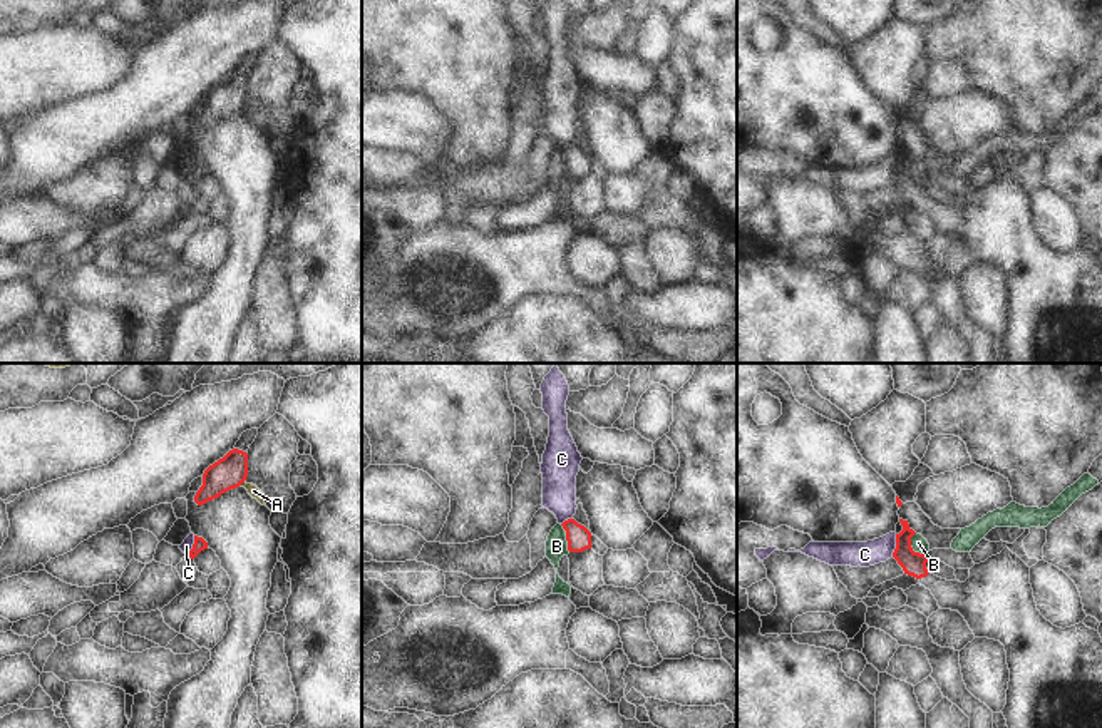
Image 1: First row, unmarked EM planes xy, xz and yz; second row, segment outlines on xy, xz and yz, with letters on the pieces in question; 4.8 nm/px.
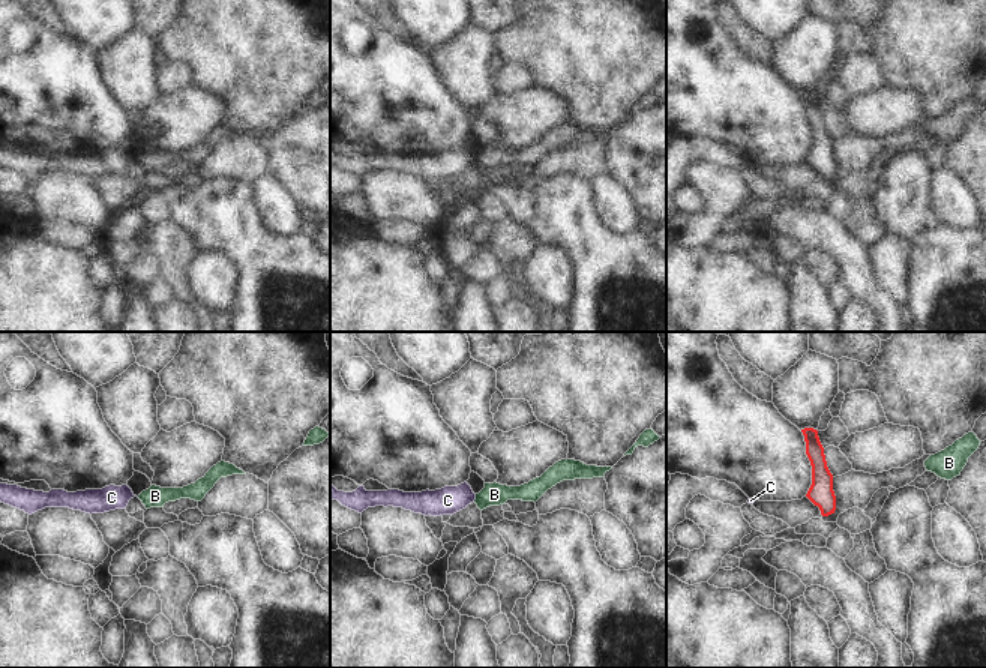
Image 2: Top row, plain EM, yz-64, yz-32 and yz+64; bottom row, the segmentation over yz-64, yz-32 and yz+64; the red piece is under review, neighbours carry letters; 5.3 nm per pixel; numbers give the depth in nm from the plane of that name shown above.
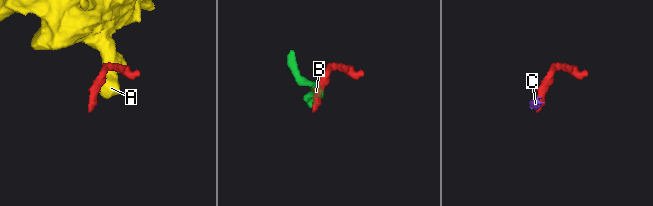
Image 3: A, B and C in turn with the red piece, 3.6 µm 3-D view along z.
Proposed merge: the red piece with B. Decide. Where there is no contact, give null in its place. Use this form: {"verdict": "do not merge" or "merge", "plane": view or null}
{"verdict": "do not merge", "plane": "yz"}

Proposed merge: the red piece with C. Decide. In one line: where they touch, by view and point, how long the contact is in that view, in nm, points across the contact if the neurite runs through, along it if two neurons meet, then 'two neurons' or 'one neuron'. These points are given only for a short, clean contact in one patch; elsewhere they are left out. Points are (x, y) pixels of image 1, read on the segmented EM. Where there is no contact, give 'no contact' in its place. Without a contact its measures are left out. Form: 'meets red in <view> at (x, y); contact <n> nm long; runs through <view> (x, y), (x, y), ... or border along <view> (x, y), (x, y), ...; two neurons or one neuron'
meets red in yz at (896, 546); contact 110 nm long; border along yz (896, 534), (896, 548), (891, 556); two neurons

